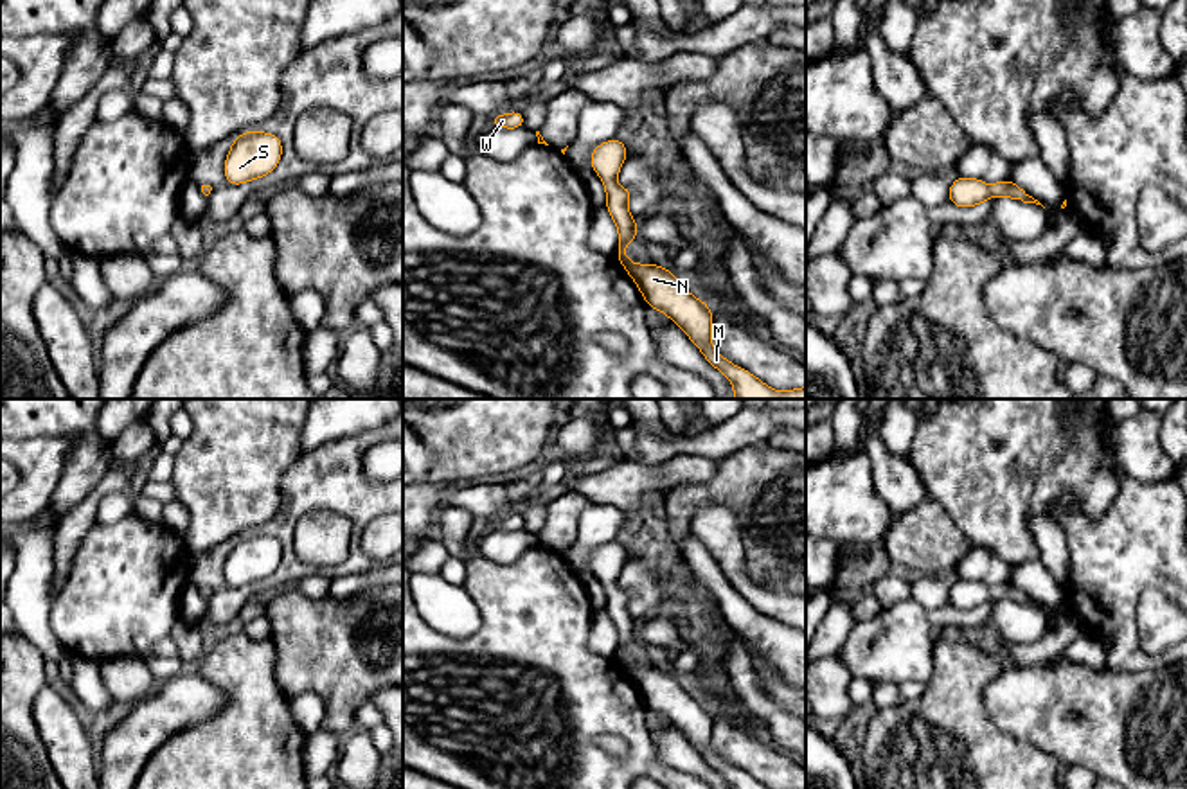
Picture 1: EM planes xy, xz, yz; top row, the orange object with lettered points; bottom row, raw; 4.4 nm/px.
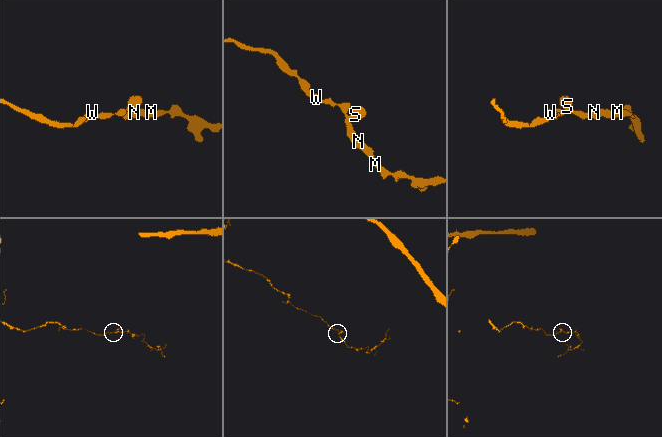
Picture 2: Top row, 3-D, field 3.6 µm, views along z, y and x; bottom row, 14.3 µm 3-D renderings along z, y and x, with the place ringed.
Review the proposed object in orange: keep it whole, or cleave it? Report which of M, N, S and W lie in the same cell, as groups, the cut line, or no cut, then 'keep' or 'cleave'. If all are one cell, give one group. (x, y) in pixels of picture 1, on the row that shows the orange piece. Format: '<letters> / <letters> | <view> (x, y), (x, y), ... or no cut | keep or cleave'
M N S W | no cut | keep

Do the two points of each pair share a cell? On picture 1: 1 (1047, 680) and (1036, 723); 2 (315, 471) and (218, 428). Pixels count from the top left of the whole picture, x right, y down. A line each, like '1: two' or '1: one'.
1: one
2: two

